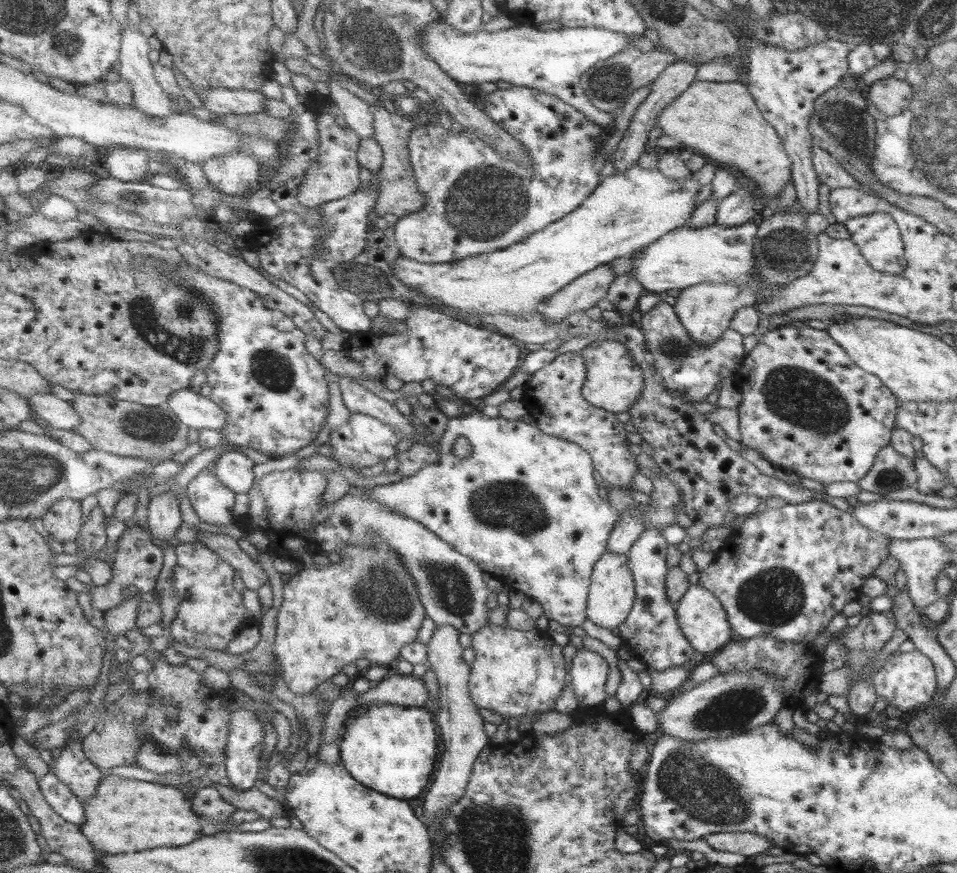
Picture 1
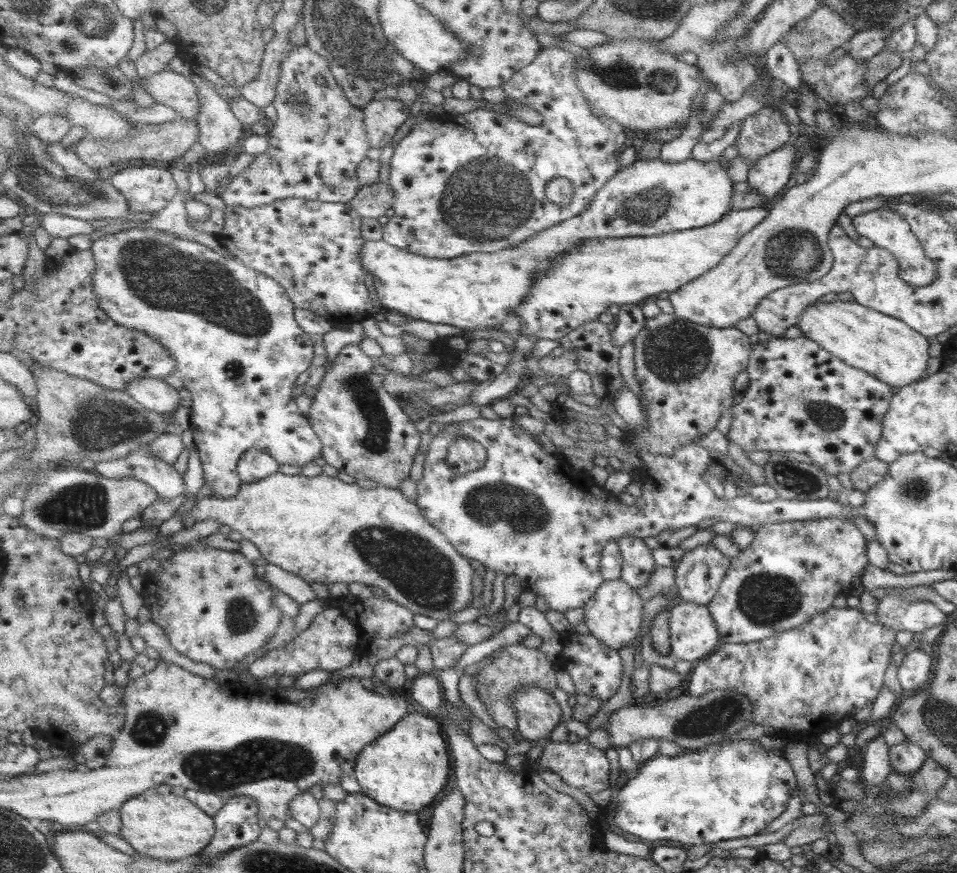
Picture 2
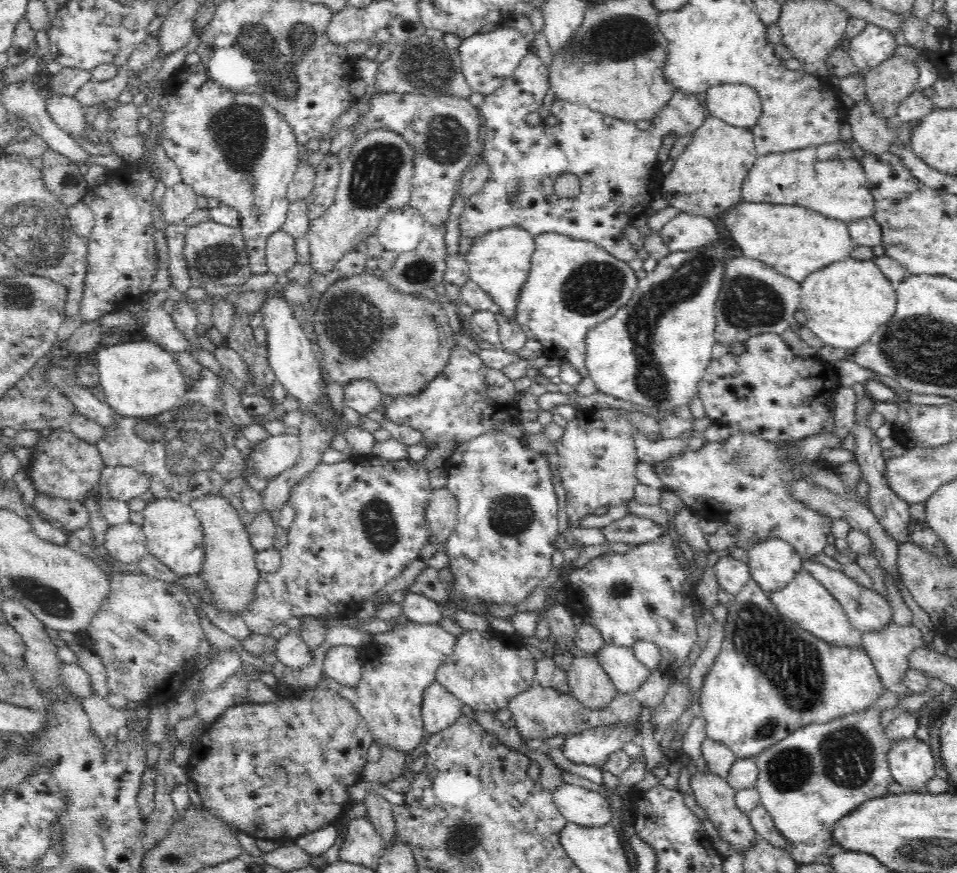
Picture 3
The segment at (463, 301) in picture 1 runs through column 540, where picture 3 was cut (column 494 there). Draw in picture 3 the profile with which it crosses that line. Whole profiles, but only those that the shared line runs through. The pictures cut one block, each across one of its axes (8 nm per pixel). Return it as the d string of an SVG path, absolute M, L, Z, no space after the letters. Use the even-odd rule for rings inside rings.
M510 226L510 228L494 230L476 238L465 254L470 271L469 280L475 282L490 295L499 314L511 324L517 324L518 300L528 280L534 252L535 237L519 226Z

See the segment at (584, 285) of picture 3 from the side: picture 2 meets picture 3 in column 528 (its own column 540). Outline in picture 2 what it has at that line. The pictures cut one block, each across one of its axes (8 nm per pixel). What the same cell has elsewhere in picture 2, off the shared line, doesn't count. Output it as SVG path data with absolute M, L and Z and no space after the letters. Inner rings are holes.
M759 206L729 211L719 221L699 229L673 231L659 237L596 238L591 241L583 241L582 245L572 250L573 254L569 252L565 256L559 256L557 266L553 266L548 273L543 273L536 280L528 297L525 297L524 304L514 310L524 322L524 329L520 330L519 335L526 334L533 338L547 338L560 342L572 330L583 326L590 320L597 320L613 304L619 307L626 304L642 304L649 296L657 296L661 292L675 293L683 285L688 285L723 261L739 238L755 228L767 213L766 209Z

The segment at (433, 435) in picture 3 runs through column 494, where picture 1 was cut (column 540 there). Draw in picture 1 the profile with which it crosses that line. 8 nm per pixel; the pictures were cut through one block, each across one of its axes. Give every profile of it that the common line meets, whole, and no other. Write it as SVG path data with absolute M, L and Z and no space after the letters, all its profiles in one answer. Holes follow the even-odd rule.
M567 351L565 353L560 354L557 356L549 366L546 366L545 368L542 368L541 370L538 370L535 372L535 374L532 374L532 377L530 378L530 381L525 384L520 392L521 398L523 398L523 402L527 405L529 414L535 418L535 422L537 426L540 427L542 431L544 431L545 434L553 435L559 438L569 439L571 442L577 443L579 446L584 447L584 450L587 450L592 455L592 460L594 463L594 468L596 471L601 474L601 477L604 480L604 483L608 486L619 486L623 488L623 490L627 490L629 492L629 496L631 496L632 492L635 492L635 476L637 476L638 469L637 469L637 455L631 454L629 452L629 442L627 441L627 431L625 431L625 428L623 427L623 423L621 423L619 420L617 420L617 416L615 416L614 412L593 406L588 400L585 400L585 397L582 393L583 385L585 384L586 378L588 375L588 370L586 367L586 361L582 357L582 355L579 352L570 352Z

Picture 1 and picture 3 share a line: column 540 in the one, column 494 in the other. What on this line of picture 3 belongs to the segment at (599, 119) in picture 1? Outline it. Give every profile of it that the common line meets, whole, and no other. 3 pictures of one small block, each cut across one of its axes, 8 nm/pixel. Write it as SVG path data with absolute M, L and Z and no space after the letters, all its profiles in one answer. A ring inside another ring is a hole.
M504 26L486 34L477 33L462 40L458 52L463 75L471 89L487 95L502 86L503 82L513 75L520 62L527 56L529 48L526 38L519 30Z

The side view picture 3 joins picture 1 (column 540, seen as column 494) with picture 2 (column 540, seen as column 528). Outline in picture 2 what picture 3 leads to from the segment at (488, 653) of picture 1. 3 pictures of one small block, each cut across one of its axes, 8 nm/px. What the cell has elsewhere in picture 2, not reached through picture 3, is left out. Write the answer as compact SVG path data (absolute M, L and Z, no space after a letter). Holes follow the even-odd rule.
M522 642L516 645L507 645L491 653L494 655L489 665L478 670L473 676L474 690L478 693L481 702L491 714L494 722L513 733L518 729L517 711L512 704L514 696L525 687L538 686L547 692L555 692L557 688L557 668L556 662L549 661L547 654L537 648L525 648Z

